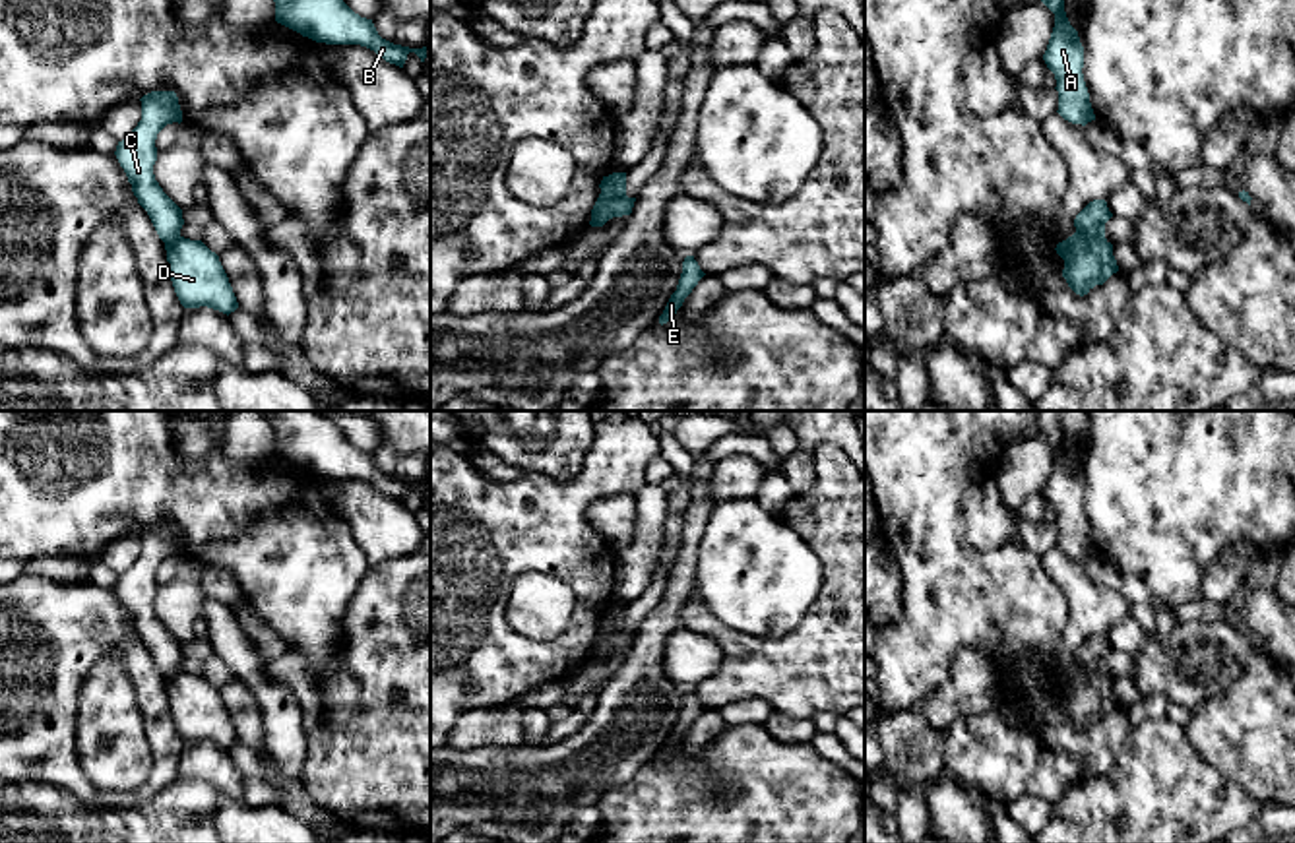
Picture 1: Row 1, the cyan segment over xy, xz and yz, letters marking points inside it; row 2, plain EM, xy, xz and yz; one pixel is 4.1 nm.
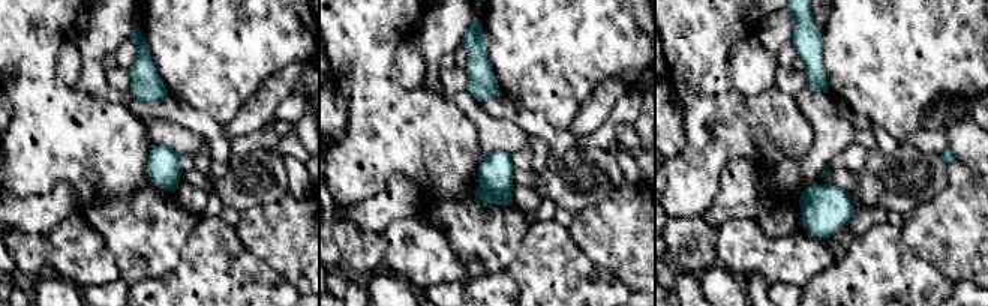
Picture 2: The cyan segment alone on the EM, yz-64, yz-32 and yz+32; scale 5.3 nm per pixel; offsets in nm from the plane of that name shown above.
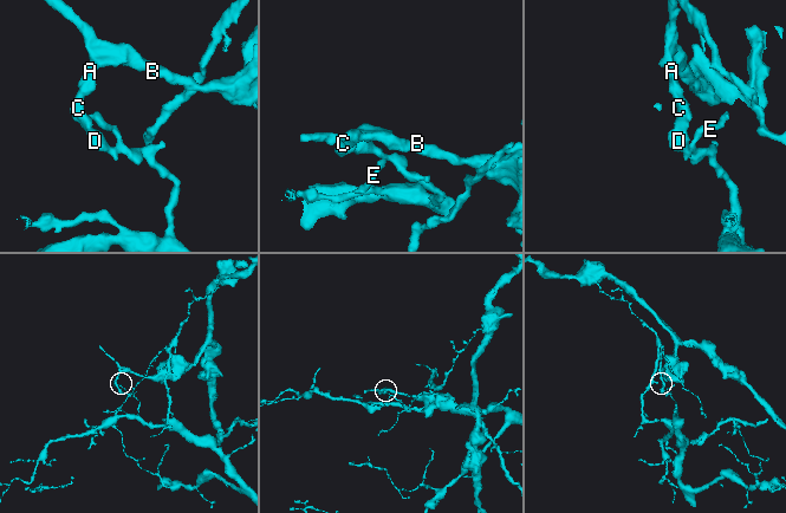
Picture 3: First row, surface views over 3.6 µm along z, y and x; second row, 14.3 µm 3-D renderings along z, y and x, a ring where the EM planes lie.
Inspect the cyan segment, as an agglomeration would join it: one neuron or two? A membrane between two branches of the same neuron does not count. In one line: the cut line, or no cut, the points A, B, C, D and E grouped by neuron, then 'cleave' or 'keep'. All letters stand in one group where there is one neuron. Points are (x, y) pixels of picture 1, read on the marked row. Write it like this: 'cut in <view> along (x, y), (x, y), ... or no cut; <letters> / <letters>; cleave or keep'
cut in yz along (1074, 233), (1105, 241); A B C / D E; cleave

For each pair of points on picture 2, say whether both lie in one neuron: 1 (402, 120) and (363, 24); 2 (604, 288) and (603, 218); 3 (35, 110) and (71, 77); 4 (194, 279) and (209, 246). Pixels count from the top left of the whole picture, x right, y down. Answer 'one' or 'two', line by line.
1: one
2: two
3: two
4: one

